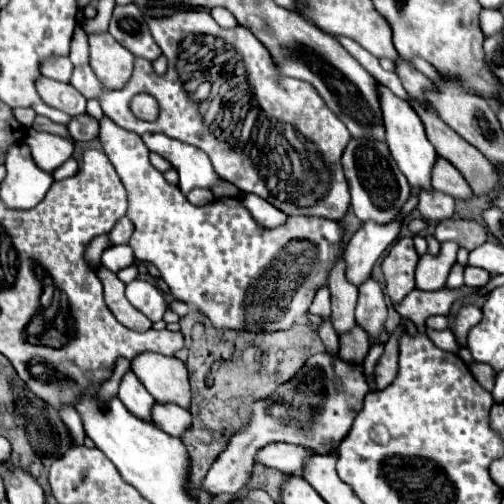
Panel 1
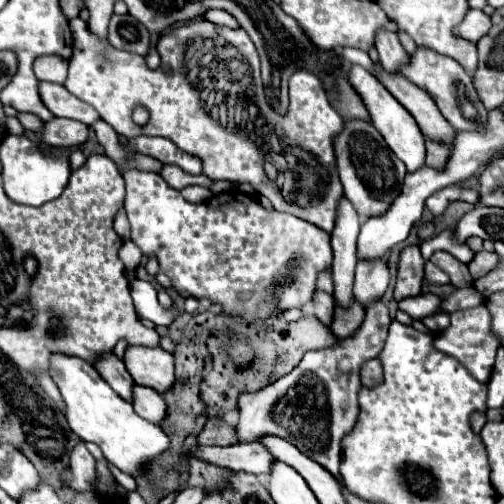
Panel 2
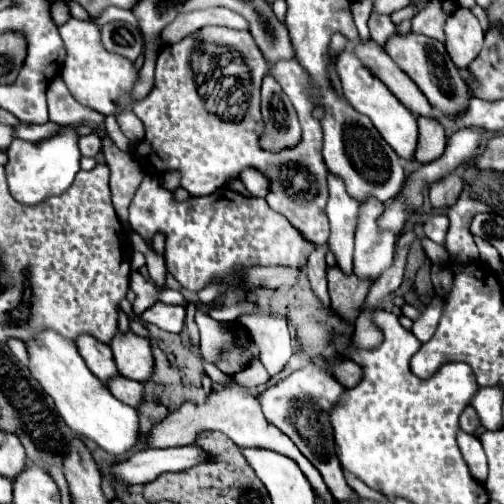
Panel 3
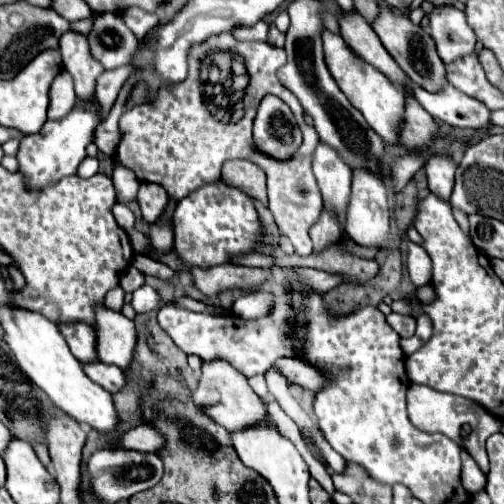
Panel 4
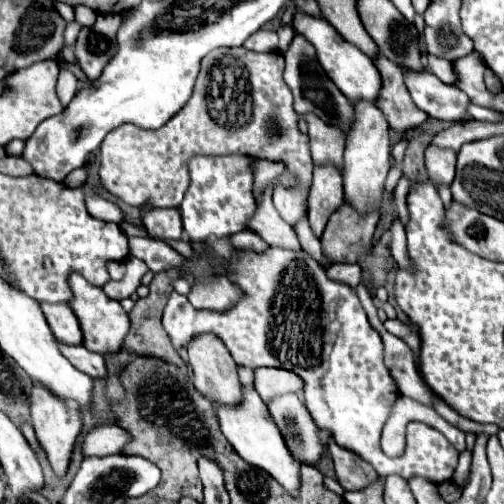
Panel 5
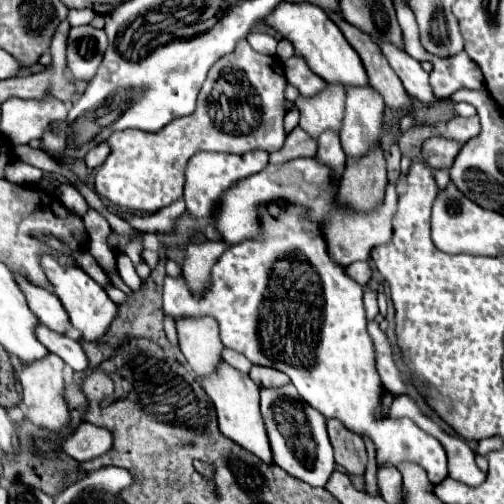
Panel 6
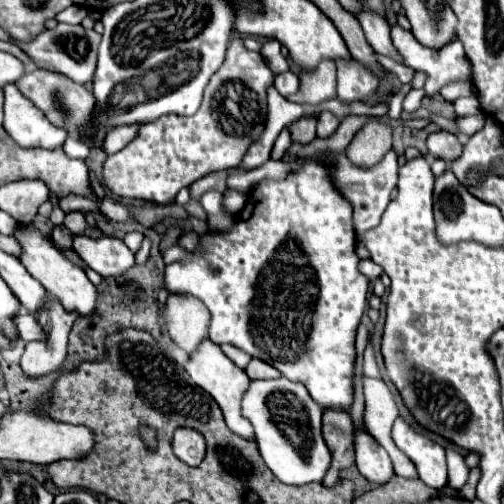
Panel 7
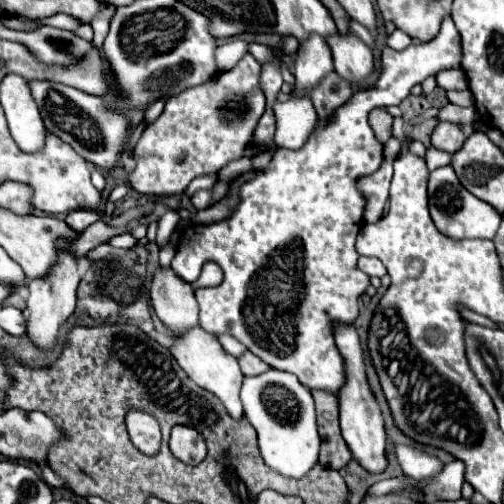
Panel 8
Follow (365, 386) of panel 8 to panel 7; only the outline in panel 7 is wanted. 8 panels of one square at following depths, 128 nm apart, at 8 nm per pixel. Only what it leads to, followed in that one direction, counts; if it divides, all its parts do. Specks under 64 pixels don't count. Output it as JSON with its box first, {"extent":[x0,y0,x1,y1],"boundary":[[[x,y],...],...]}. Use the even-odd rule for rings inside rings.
{"extent":[356,430,394,484],"boundary":[[[356,430],[356,466],[372,484],[386,484],[394,476],[388,452],[364,430]]]}

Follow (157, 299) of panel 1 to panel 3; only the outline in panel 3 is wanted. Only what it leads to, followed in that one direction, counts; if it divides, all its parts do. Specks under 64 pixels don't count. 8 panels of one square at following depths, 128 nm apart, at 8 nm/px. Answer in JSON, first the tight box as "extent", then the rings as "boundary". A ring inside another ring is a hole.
{"extent":[142,302,184,332],"boundary":[[[156,302],[152,304],[148,310],[142,312],[142,320],[156,324],[162,330],[168,332],[182,332],[182,324],[184,324],[184,308],[182,306],[174,306],[174,304],[164,304],[164,302]]]}

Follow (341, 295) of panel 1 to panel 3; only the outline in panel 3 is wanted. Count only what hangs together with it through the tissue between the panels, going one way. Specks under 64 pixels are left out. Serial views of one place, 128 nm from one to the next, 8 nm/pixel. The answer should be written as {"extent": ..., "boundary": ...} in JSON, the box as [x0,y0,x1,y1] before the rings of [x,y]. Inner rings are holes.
{"extent":[326,174,360,272],"boundary":[[[328,174],[328,188],[330,188],[330,198],[326,214],[330,220],[330,238],[326,246],[336,256],[338,268],[342,272],[352,272],[354,234],[356,234],[360,204],[352,196],[348,196],[344,182],[336,174]]]}

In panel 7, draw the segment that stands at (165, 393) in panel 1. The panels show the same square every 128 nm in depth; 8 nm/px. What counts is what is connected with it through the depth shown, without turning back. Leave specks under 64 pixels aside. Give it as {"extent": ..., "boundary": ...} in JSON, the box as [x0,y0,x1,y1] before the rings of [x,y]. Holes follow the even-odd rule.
{"extent":[14,216,98,316],"boundary":[[[36,216],[32,226],[28,230],[18,228],[14,232],[14,236],[20,240],[22,244],[22,256],[20,262],[24,264],[24,268],[52,294],[60,300],[60,304],[68,310],[68,312],[78,312],[78,316],[92,316],[92,312],[96,312],[96,300],[98,300],[98,290],[96,286],[90,282],[90,278],[86,276],[84,270],[80,270],[78,266],[74,266],[70,260],[66,260],[54,246],[52,242],[48,242],[46,236],[52,234],[54,224],[44,218],[44,216]]]}

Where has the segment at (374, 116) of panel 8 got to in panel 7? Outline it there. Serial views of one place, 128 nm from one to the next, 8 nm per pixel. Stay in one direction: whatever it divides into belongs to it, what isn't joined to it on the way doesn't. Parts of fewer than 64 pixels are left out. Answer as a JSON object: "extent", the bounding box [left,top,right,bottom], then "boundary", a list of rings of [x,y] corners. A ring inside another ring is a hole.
{"extent":[346,120,392,168],"boundary":[[[370,120],[362,130],[356,132],[354,140],[346,148],[348,160],[352,164],[360,164],[370,168],[372,164],[380,164],[382,156],[392,148],[392,130],[376,120]]]}

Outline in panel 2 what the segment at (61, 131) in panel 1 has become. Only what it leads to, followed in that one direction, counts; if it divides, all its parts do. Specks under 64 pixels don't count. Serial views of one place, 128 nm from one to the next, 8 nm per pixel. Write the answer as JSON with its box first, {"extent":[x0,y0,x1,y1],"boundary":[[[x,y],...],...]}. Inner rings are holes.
{"extent":[18,114,44,132],"boundary":[[[20,114],[18,120],[22,122],[22,126],[24,126],[26,130],[32,130],[32,132],[44,130],[44,122],[42,122],[38,116],[34,116],[34,114]]]}

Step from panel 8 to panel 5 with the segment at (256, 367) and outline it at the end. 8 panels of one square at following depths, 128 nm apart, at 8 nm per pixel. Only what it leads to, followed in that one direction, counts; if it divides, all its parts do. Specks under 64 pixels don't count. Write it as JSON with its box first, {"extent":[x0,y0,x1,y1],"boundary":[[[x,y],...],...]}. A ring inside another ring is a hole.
{"extent":[254,368,304,402],"boundary":[[[256,368],[254,374],[256,374],[254,388],[264,402],[286,392],[302,396],[304,380],[300,380],[294,372],[288,372],[282,368]]]}

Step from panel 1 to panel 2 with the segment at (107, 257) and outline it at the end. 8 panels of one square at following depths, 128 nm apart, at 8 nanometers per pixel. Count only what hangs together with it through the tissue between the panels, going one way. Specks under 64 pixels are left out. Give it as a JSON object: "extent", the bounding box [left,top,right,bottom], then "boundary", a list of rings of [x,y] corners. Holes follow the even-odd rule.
{"extent":[118,240,142,270],"boundary":[[[130,240],[122,244],[122,248],[118,250],[118,256],[124,262],[126,270],[134,270],[140,264],[140,260],[142,260],[142,254],[140,254],[138,246],[134,242],[130,242]]]}

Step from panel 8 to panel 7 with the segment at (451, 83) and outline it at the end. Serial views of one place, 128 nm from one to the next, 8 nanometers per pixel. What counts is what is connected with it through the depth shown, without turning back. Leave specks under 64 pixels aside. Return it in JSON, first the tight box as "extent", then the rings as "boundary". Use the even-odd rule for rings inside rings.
{"extent":[440,82,474,102],"boundary":[[[454,82],[454,84],[450,84],[448,88],[442,88],[442,92],[440,92],[446,100],[450,100],[450,102],[454,102],[454,100],[458,100],[458,98],[462,98],[462,96],[474,96],[474,86],[472,84],[464,84],[464,82]]]}

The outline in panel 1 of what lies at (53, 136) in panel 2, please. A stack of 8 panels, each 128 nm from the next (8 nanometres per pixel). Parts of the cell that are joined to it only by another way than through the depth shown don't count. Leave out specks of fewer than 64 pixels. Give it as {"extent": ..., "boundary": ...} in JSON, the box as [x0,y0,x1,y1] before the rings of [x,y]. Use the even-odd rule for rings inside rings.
{"extent":[68,112,100,142],"boundary":[[[86,112],[72,118],[70,124],[68,124],[68,130],[72,134],[72,138],[76,142],[86,142],[86,140],[92,140],[92,138],[98,138],[100,136],[100,126],[98,126],[98,120],[88,116]]]}

